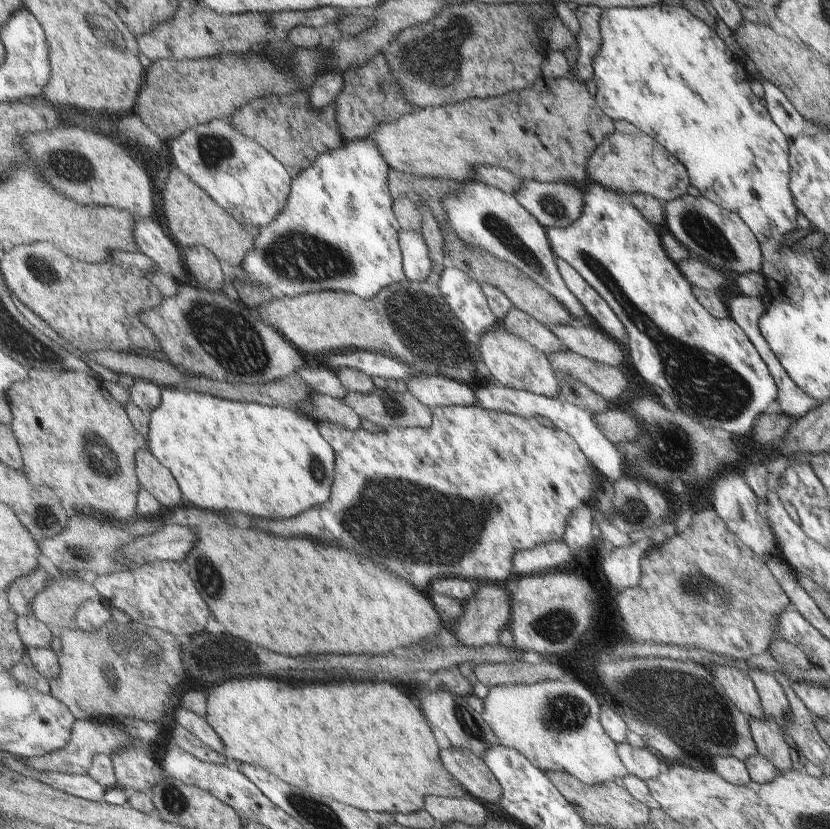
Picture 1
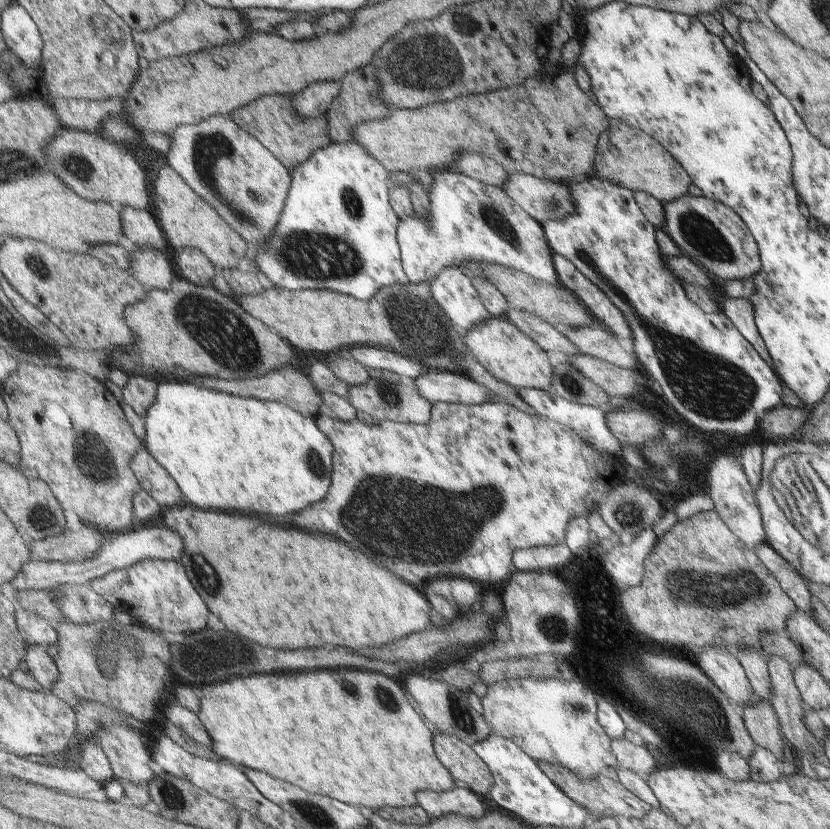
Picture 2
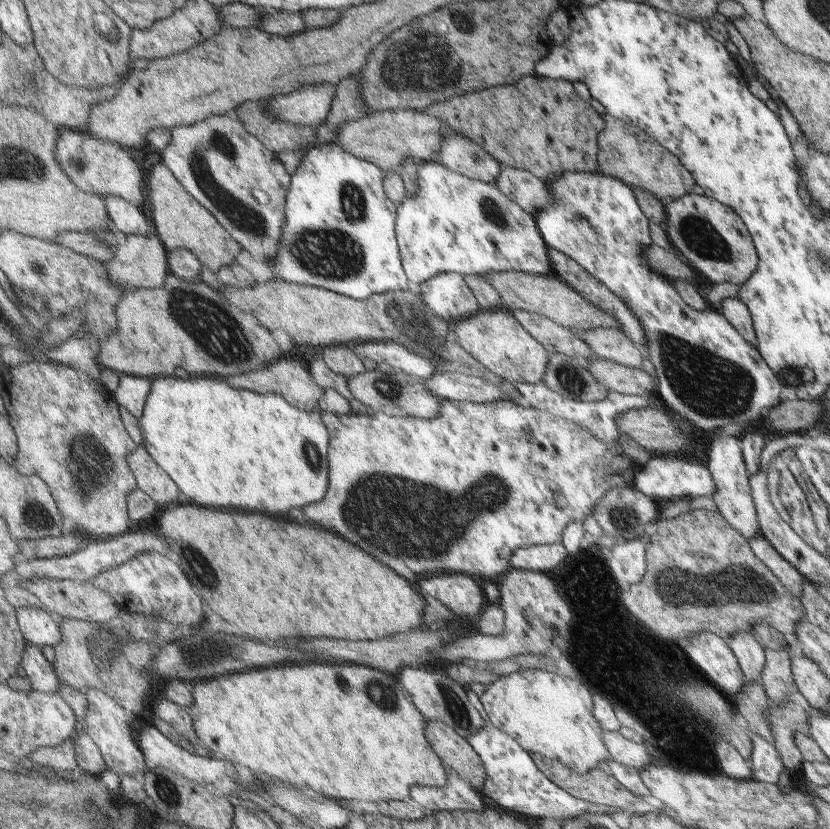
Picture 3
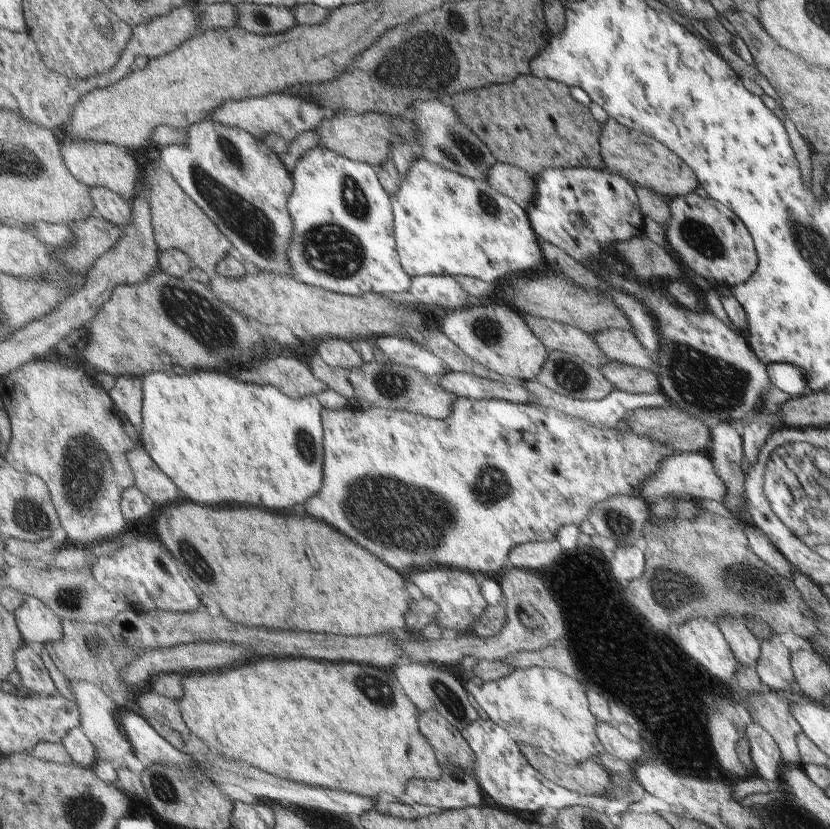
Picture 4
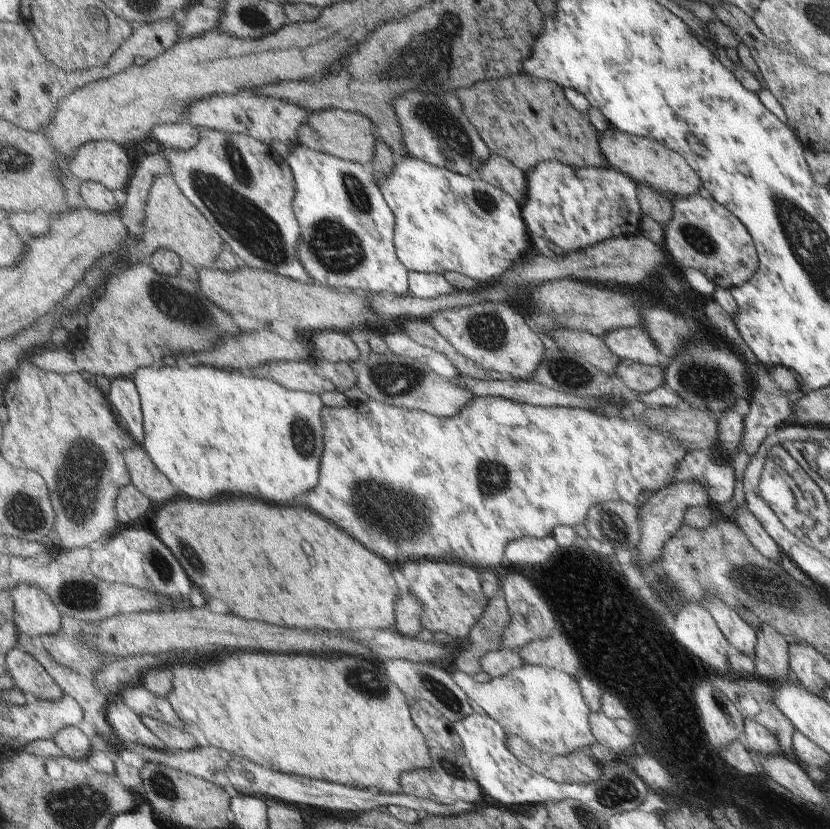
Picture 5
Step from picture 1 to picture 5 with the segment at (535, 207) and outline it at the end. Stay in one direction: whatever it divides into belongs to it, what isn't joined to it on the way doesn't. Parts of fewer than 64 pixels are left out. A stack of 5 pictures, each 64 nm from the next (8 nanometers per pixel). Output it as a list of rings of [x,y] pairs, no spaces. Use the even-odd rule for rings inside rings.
[[[487,154],[487,160],[479,164],[475,170],[475,178],[507,192],[511,198],[515,198],[521,206],[525,194],[527,194],[527,176],[523,170],[519,170],[513,162],[509,162],[503,156]]]

